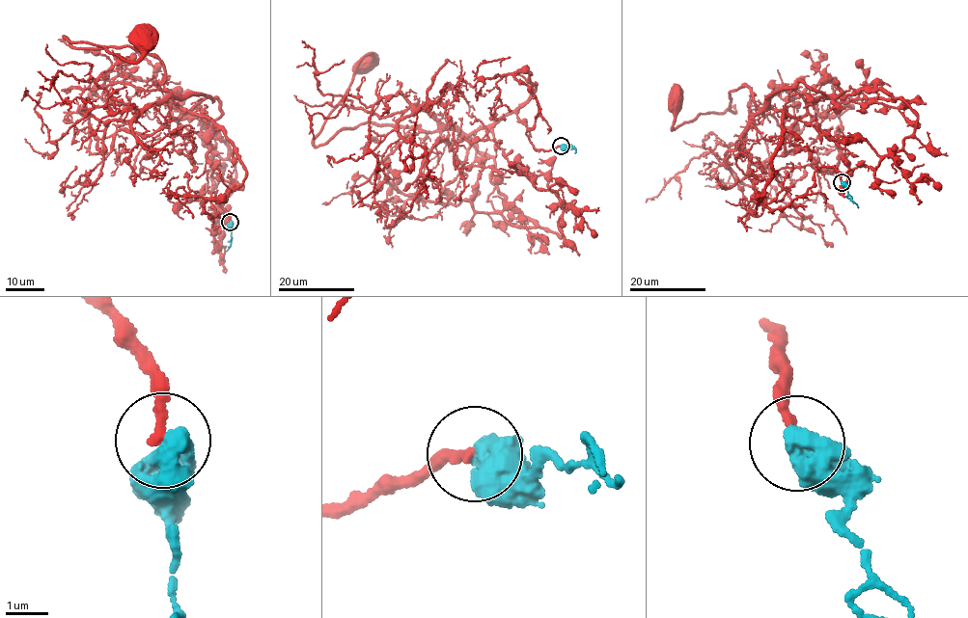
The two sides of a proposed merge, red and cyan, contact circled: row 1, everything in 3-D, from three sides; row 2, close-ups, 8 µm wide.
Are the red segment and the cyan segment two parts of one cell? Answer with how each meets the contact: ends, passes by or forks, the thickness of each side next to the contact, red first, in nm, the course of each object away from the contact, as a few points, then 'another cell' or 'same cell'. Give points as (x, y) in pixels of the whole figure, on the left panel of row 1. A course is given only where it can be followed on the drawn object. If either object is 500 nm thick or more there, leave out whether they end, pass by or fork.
220 nm thick on the red side, 650 nm on the other; red runs (231, 222), (205, 203), (244, 178), (226, 133), (161, 90), (157, 59), (65, 37), (135, 61), (143, 38); cyan runs (231, 222), (231, 243), (225, 252); same cell

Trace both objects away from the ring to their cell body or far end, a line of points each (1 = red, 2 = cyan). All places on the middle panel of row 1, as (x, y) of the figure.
1: (561, 146), (529, 140), (517, 72), (529, 98), (453, 143), (365, 121), (316, 147), (365, 65)
2: (561, 146), (574, 147), (575, 152)

